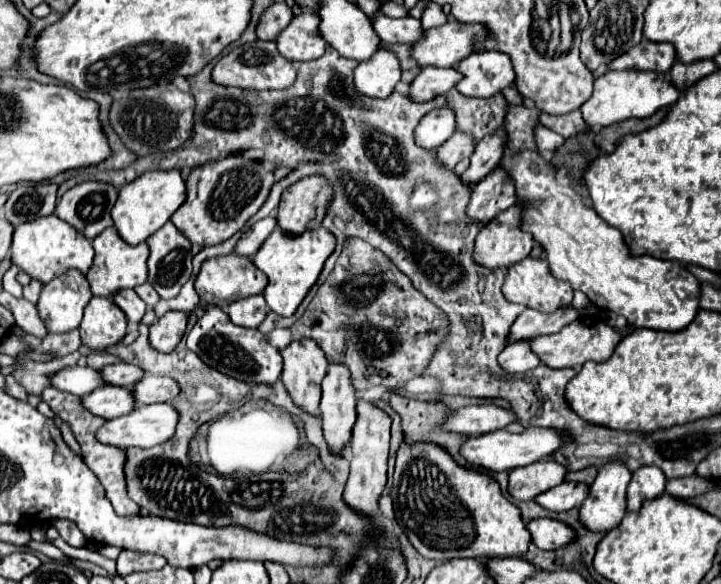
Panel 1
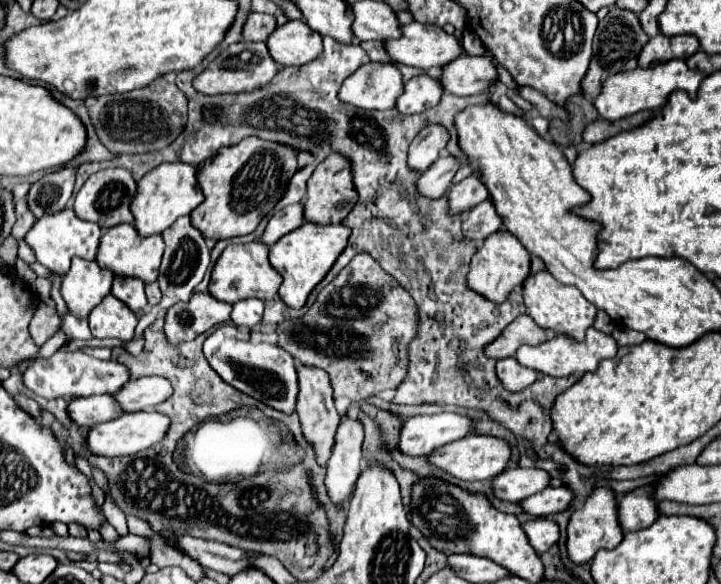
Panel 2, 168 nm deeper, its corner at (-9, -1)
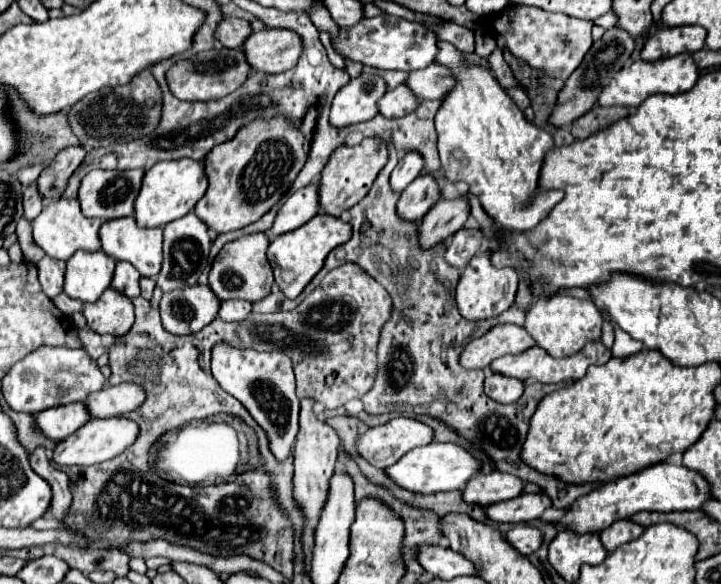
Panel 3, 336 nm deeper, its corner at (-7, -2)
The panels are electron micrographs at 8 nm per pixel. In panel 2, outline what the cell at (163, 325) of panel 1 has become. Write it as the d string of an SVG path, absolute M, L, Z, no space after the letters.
M195 293L187 303L169 307L165 315L165 337L169 343L191 341L215 323L229 321L231 305L217 301L209 293Z

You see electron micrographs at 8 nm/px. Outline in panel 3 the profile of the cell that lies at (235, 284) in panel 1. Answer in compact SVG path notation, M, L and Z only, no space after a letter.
M257 232L257 234L241 236L221 248L209 272L209 286L217 294L219 300L243 298L249 302L257 302L257 300L263 300L271 292L273 270L265 256L267 246L269 246L269 238L263 232Z

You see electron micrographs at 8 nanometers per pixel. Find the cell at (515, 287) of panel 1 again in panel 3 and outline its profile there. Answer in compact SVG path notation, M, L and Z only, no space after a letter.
M565 294L539 298L527 312L527 322L525 322L525 330L553 358L577 354L579 350L583 350L587 342L599 342L601 326L603 326L603 316L593 302L579 300L579 298L565 296Z

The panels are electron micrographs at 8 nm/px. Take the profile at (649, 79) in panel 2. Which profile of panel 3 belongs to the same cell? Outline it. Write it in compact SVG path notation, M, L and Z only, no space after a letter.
M683 52L671 58L661 58L655 62L643 62L637 60L631 66L623 68L617 72L617 76L611 80L609 86L603 88L599 96L599 106L627 106L627 108L637 108L645 98L653 94L679 94L687 92L695 86L699 78L699 70L693 62L693 56Z

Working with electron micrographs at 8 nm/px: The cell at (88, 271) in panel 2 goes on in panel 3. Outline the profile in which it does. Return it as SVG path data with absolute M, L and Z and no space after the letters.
M101 250L95 254L79 252L67 260L65 272L65 292L71 298L79 298L81 302L95 302L113 278L115 260L107 258Z

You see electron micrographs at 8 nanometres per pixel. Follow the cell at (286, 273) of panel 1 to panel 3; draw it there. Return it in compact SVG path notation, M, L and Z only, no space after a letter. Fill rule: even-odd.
M317 214L313 216L307 224L299 226L297 230L291 230L287 234L281 234L277 236L271 244L269 244L269 250L267 250L267 260L273 268L273 274L275 274L275 282L279 284L279 288L285 292L287 298L297 298L301 294L301 290L309 284L309 280L321 270L323 266L323 260L325 256L337 248L339 244L347 242L351 238L351 224L343 222L341 218L331 218L329 214ZM283 270L291 270L295 274L293 282L285 282L283 280Z

